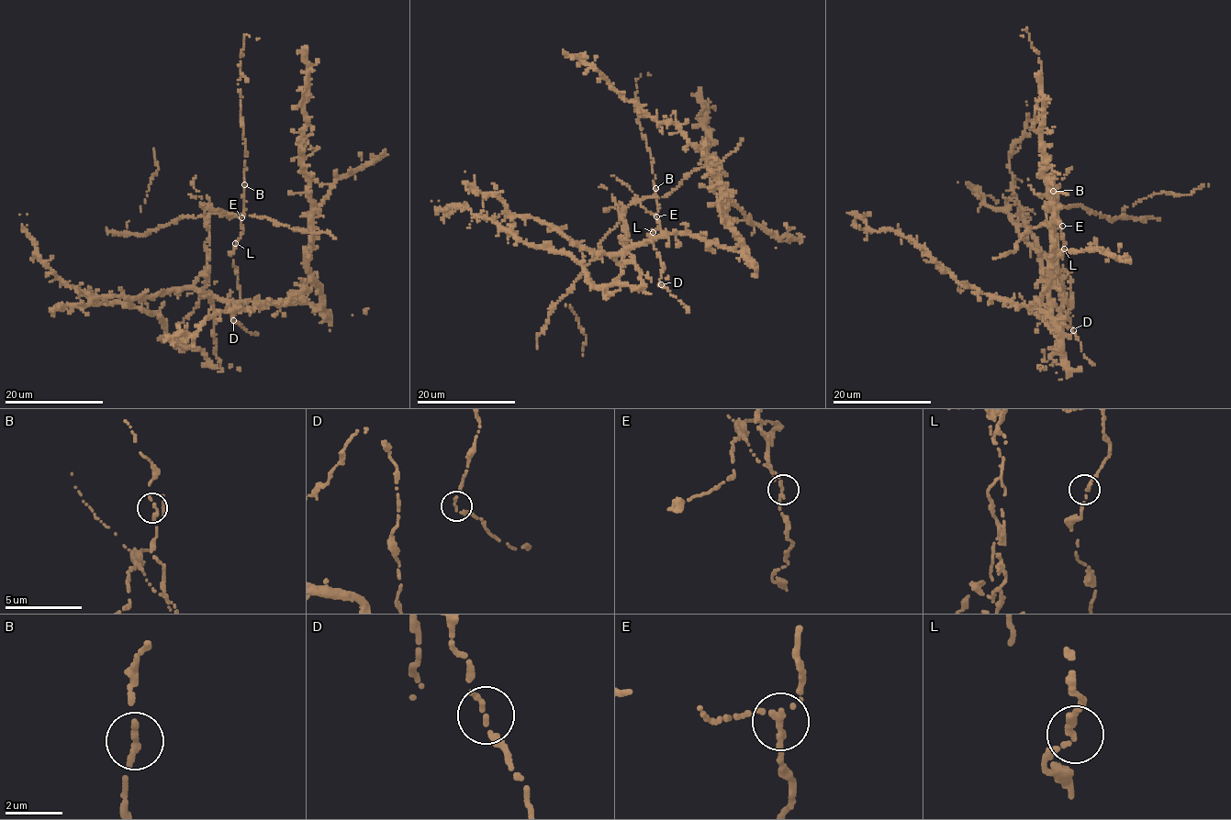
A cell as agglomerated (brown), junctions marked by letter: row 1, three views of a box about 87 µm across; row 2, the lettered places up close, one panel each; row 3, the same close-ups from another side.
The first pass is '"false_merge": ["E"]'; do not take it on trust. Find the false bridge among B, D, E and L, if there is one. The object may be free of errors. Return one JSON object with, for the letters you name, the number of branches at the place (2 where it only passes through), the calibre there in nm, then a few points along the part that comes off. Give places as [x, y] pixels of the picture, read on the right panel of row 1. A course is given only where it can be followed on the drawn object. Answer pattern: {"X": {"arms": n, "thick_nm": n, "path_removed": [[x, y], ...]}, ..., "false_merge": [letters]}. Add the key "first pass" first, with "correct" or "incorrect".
{"first pass": "correct", "E": {"arms": 2, "thick_nm": 240}, "false_merge": ["E"]}

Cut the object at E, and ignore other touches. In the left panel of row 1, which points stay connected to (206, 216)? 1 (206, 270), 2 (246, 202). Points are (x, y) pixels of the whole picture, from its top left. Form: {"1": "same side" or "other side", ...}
{"1": "same side", "2": "other side"}

